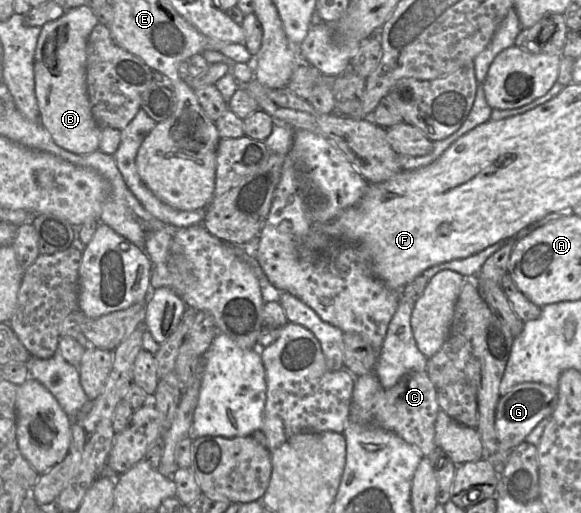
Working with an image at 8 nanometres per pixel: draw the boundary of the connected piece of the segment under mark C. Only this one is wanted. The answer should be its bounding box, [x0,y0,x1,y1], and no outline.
[349,371,440,457]

